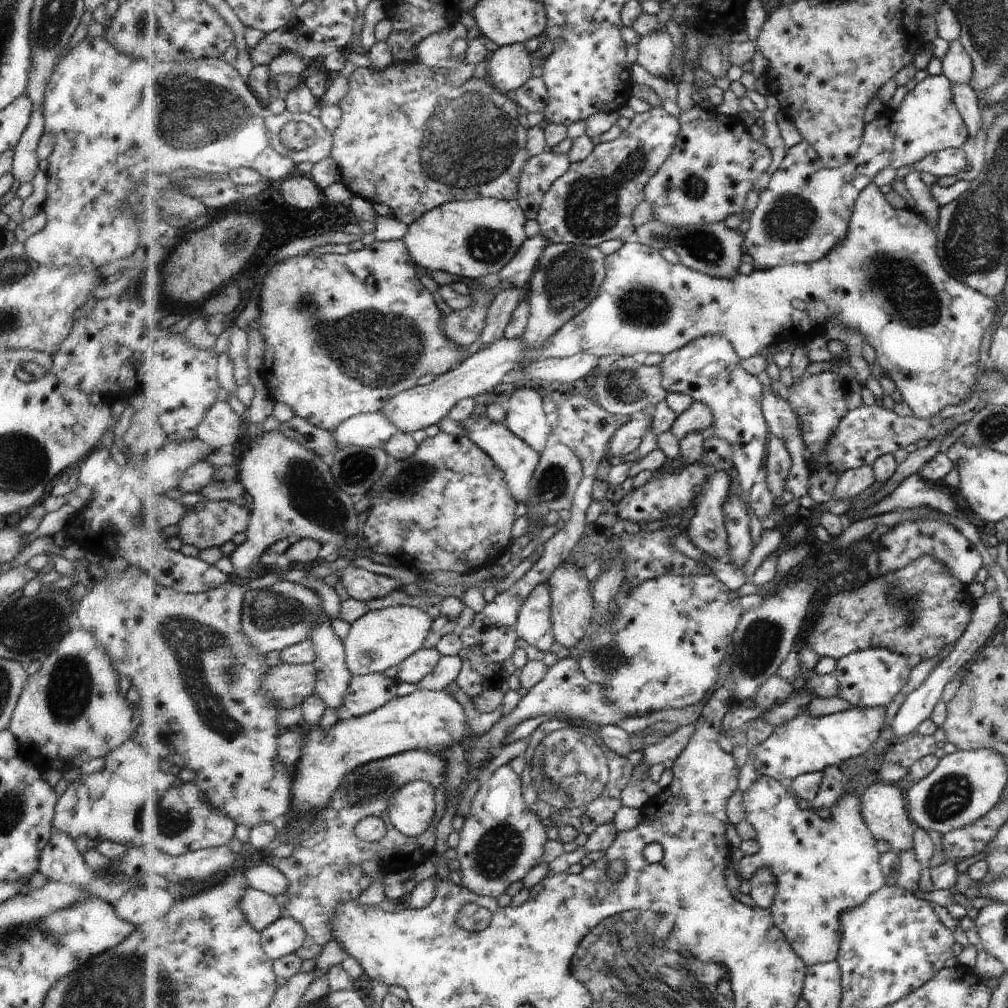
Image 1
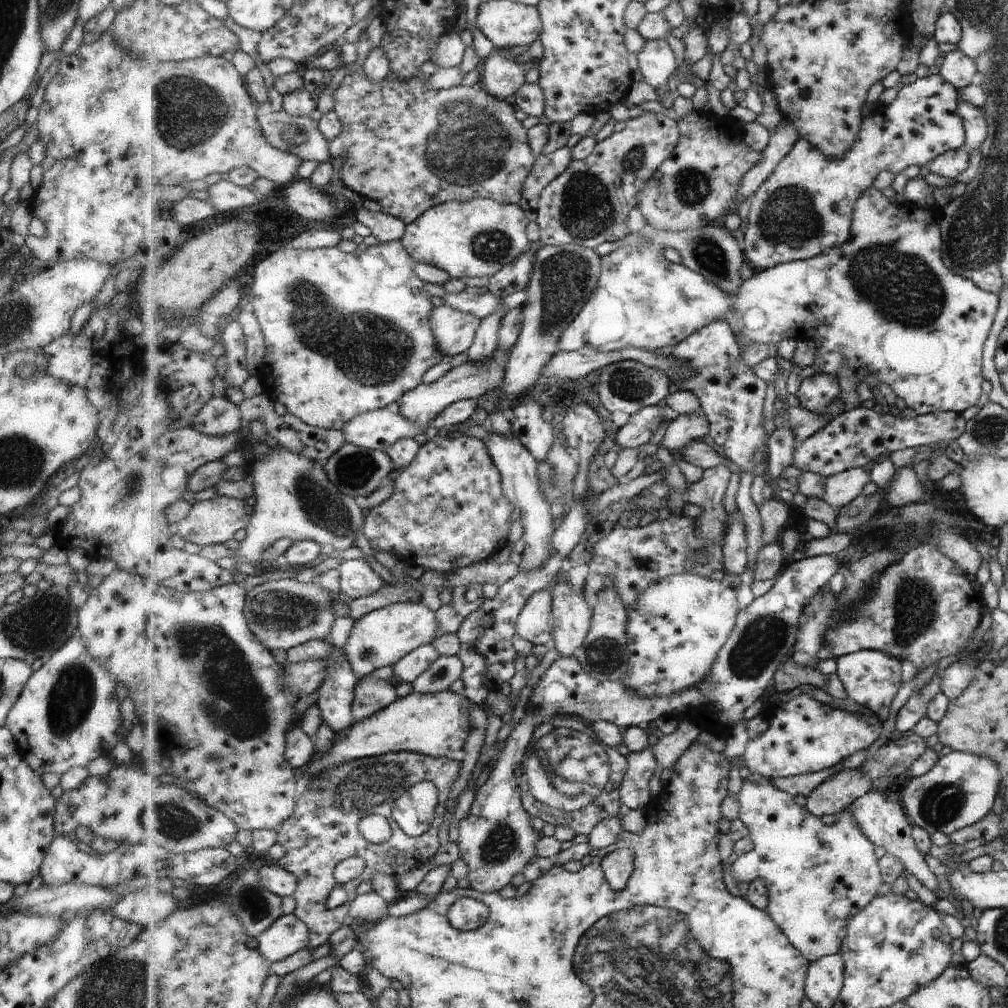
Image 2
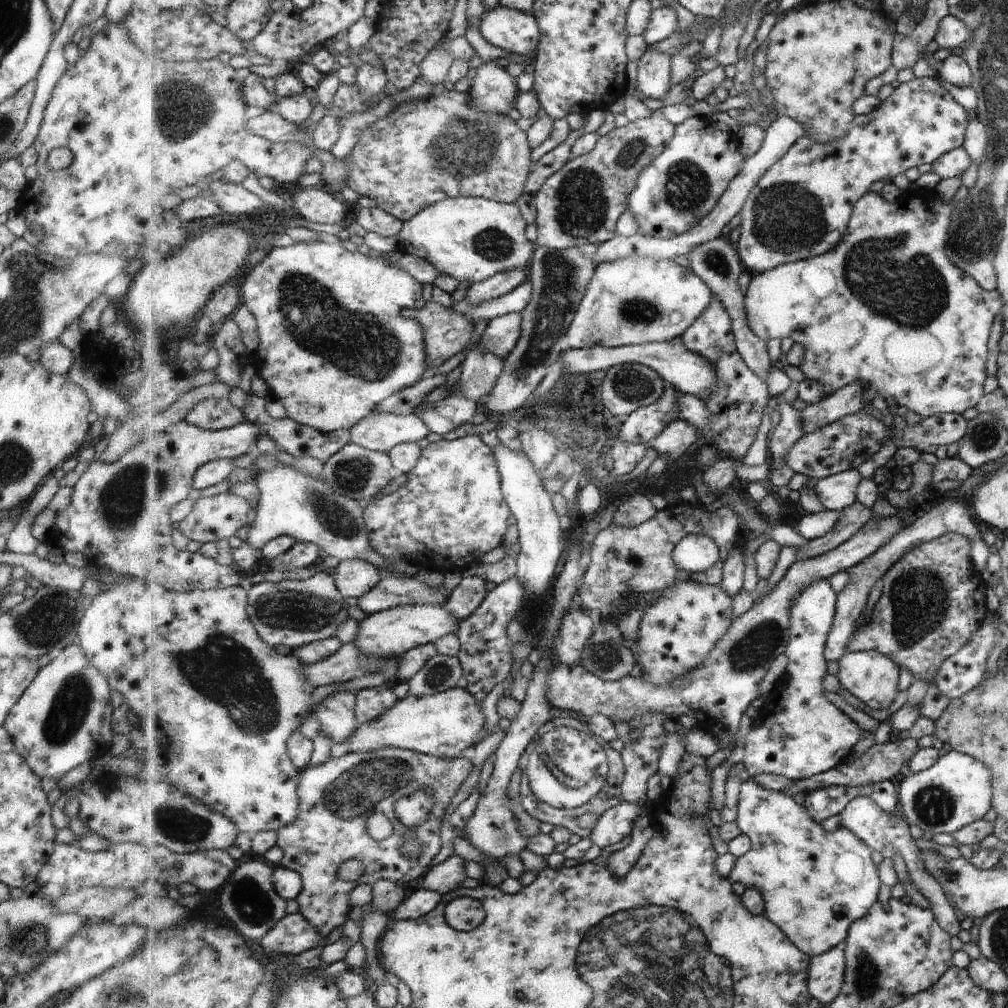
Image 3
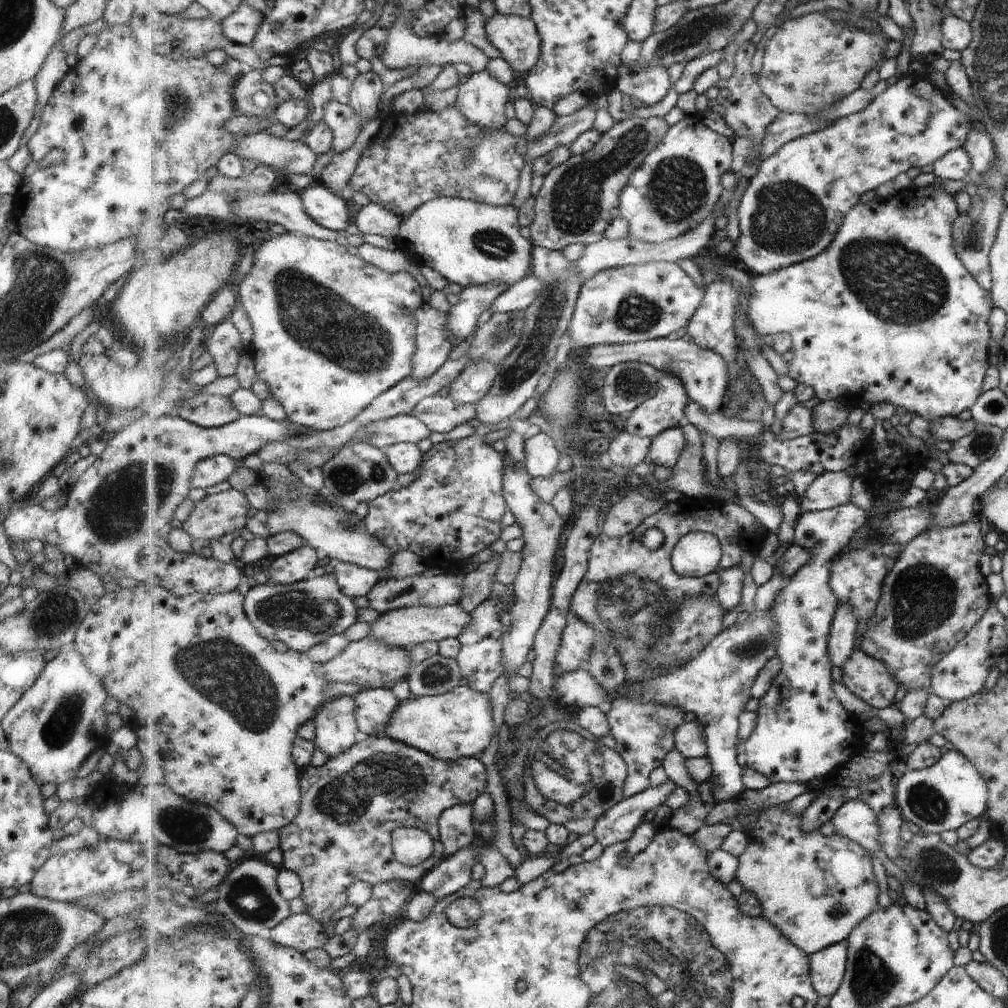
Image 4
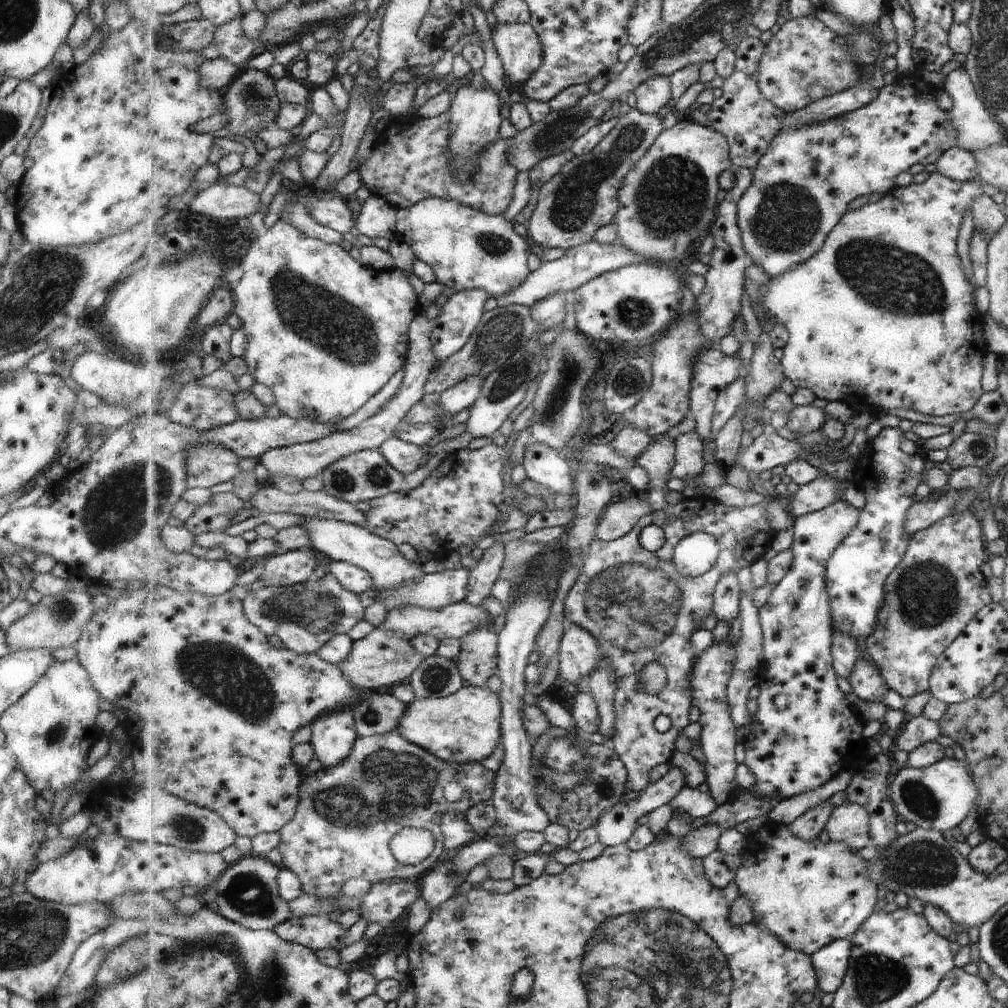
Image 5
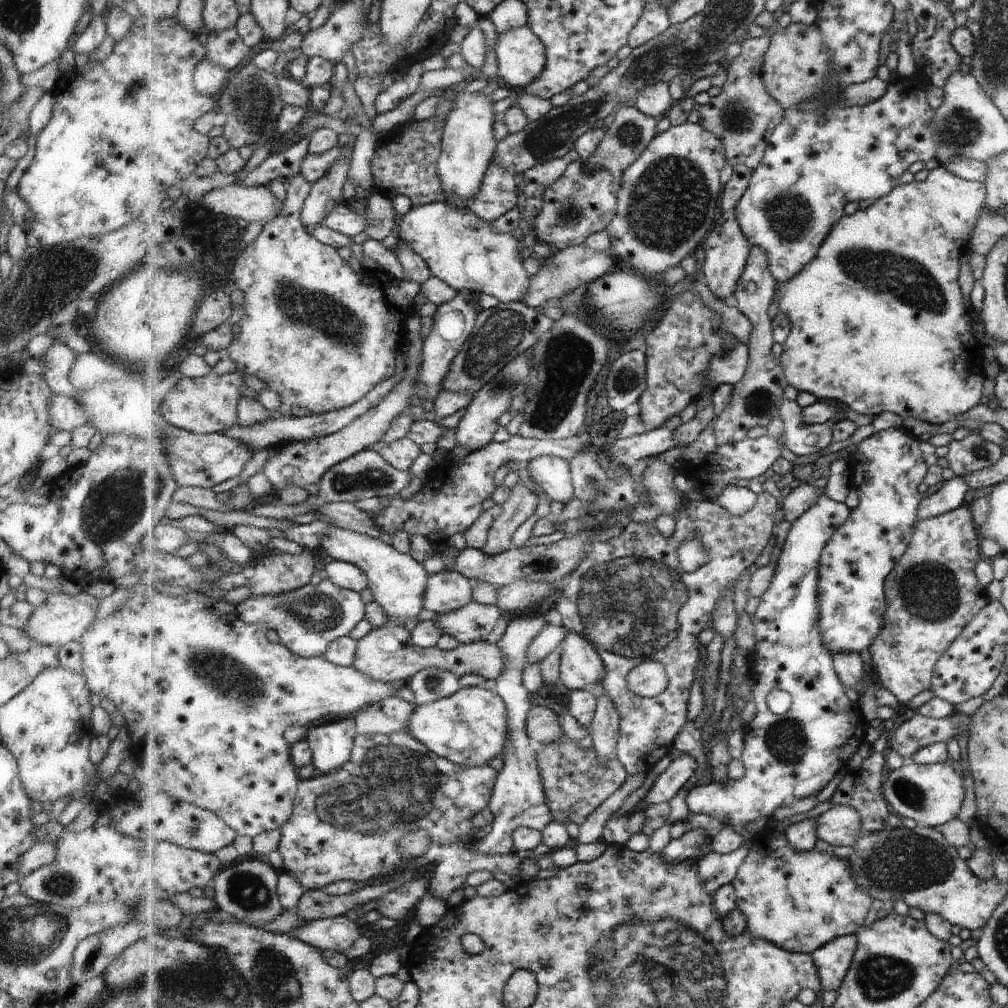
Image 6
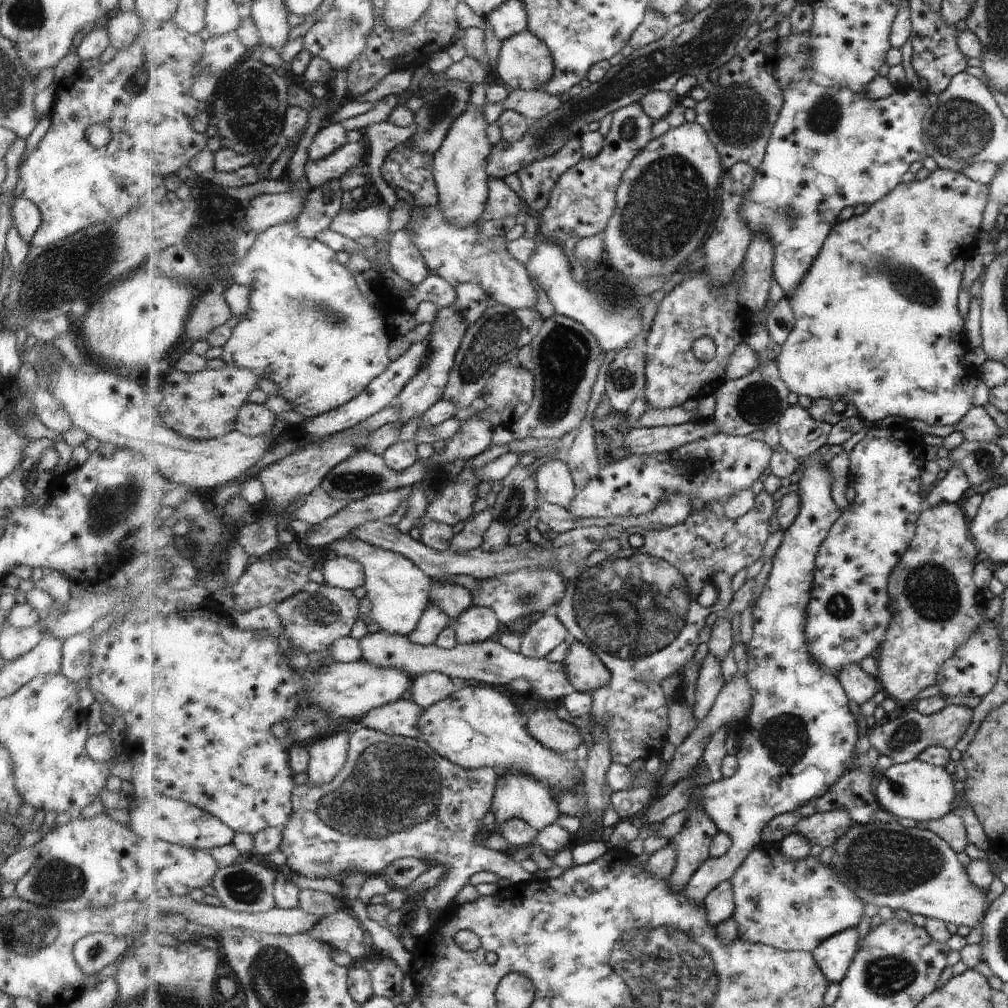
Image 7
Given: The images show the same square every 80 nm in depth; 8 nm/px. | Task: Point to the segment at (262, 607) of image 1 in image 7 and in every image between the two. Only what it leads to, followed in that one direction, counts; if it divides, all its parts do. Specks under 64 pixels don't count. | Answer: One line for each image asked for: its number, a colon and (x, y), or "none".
2: (283, 614)
3: (294, 614)
4: (307, 612)
5: (305, 619)
6: (307, 619)
7: (311, 621)

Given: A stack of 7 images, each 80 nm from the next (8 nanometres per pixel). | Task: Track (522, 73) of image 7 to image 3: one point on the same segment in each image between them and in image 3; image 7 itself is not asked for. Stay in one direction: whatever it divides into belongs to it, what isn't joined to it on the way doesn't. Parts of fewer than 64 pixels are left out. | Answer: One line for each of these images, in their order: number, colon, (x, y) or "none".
3: (516, 32)
4: (518, 38)
5: (521, 50)
6: (522, 56)

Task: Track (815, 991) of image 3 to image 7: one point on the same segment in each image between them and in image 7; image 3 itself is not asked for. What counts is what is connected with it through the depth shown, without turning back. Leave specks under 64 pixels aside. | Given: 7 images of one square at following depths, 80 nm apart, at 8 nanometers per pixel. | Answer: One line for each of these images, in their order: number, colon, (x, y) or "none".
4: (828, 965)
5: (831, 963)
6: (833, 960)
7: (835, 956)

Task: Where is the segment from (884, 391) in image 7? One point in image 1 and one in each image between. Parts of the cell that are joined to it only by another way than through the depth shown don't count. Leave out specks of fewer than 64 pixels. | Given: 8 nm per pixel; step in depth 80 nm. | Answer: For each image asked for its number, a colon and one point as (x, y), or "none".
1: (886, 280)
2: (883, 299)
3: (887, 307)
4: (887, 313)
5: (882, 317)
6: (878, 324)

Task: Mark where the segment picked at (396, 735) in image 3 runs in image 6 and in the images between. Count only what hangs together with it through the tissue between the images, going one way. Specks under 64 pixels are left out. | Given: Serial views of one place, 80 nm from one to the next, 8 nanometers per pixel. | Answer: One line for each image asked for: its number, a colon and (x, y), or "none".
4: (458, 724)
5: (465, 727)
6: (470, 727)

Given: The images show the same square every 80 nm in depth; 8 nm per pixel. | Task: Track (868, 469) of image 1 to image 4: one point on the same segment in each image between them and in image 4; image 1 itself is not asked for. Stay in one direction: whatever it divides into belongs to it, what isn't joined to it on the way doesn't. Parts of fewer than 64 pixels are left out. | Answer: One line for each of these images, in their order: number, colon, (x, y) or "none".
2: (840, 490)
3: (837, 492)
4: (833, 489)

